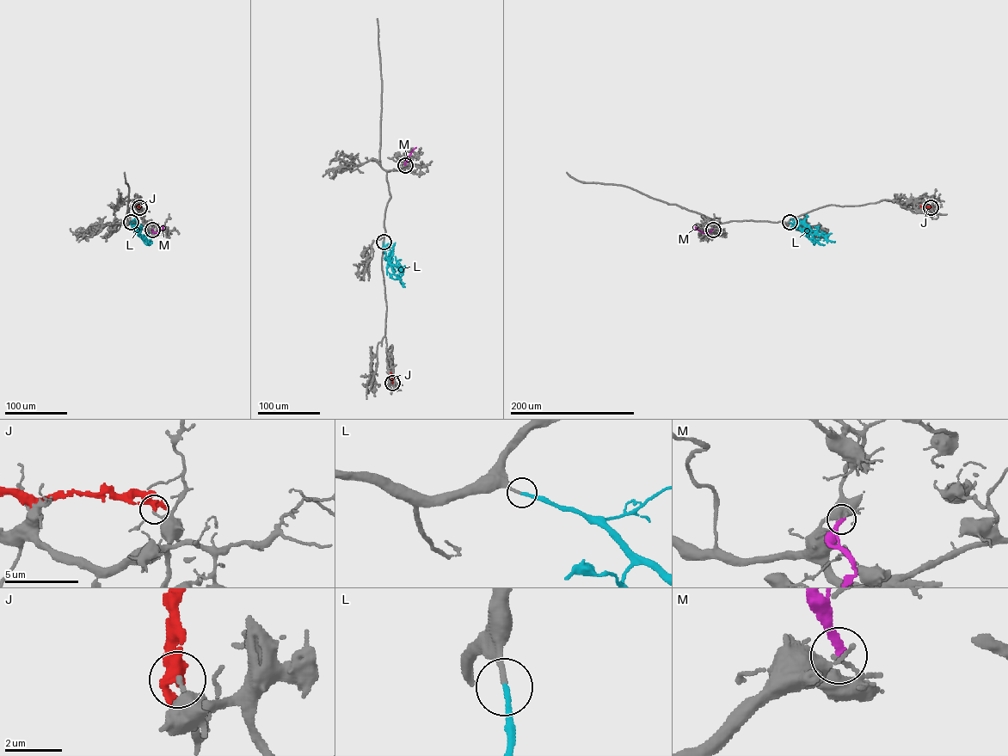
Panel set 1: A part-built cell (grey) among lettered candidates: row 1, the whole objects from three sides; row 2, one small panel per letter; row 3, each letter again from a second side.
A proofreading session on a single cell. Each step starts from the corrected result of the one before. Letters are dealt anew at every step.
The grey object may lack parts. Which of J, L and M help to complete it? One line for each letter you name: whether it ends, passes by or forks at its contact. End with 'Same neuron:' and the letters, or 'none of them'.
L: it ends
Same neuron: L

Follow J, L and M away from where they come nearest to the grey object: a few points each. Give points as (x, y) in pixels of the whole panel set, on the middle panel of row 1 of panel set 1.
J: (392, 383), (390, 372)
L: (384, 242), (385, 256), (393, 273), (404, 286)
M: (405, 165), (416, 147)

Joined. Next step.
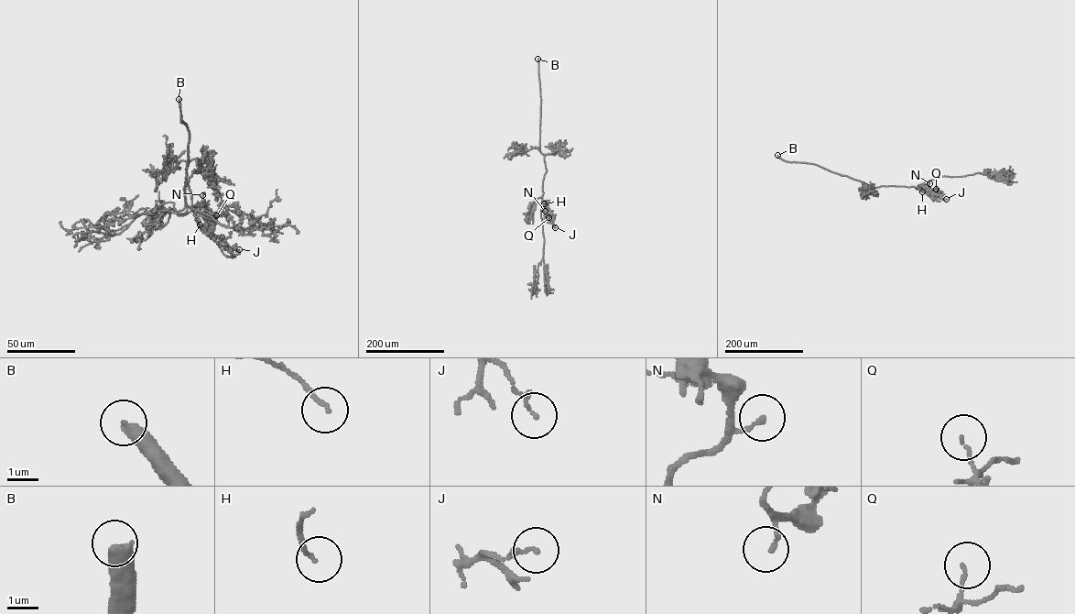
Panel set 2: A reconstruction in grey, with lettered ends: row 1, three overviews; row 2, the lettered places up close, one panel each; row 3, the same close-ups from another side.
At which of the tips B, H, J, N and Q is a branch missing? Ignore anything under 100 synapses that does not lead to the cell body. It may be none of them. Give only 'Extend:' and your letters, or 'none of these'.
Extend: B

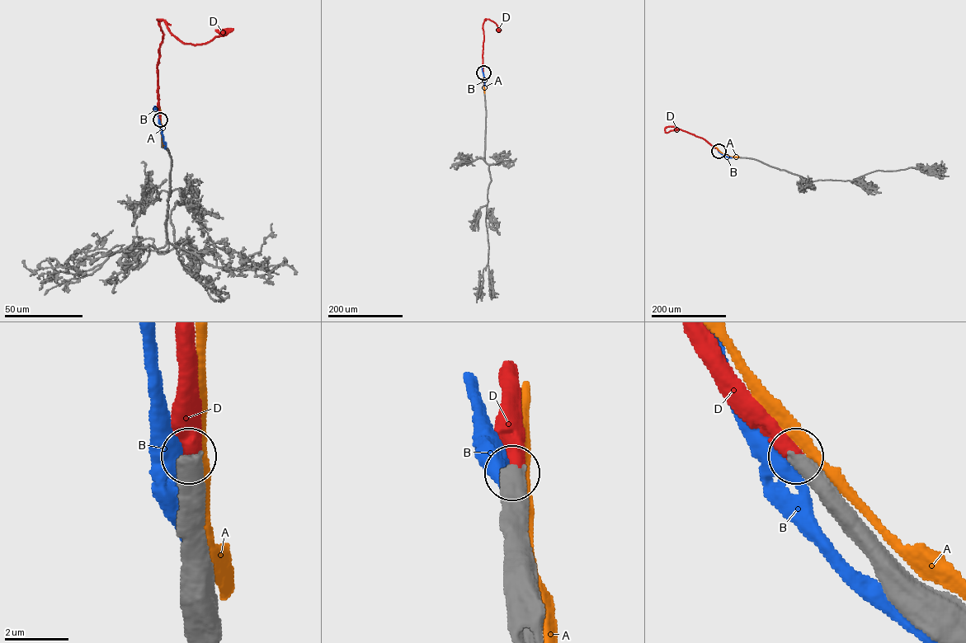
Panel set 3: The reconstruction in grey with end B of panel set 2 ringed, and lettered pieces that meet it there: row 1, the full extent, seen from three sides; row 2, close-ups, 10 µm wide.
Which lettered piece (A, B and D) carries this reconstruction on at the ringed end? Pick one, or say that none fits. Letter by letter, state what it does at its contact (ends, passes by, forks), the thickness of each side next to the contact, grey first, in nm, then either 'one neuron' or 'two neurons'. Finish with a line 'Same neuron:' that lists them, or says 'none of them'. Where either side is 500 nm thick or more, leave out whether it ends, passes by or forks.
A: it passes by; calibres 420 and 320 nm; two neurons
B: calibres 650 and 650 nm; two neurons
D: calibres 600 and 600 nm; one neuron
Same neuron: D

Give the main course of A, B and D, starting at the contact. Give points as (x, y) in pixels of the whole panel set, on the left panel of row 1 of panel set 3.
A: (160, 121), (162, 144), (166, 146)
B: (159, 120), (164, 148)
D: (160, 119), (157, 66), (163, 33), (157, 19), (165, 21), (168, 30), (186, 43), (206, 44), (223, 33)

